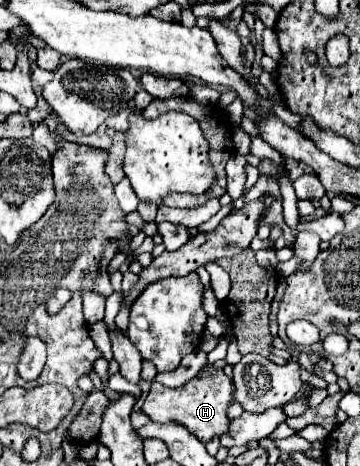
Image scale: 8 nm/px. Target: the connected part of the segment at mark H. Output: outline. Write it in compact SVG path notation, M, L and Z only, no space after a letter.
M206 366L196 378L192 378L182 388L166 388L158 382L152 382L142 410L150 416L152 422L160 422L160 424L180 422L180 424L184 424L202 444L206 444L212 438L226 434L226 430L230 426L228 406L230 406L232 394L234 394L232 378L228 378L220 368Z

